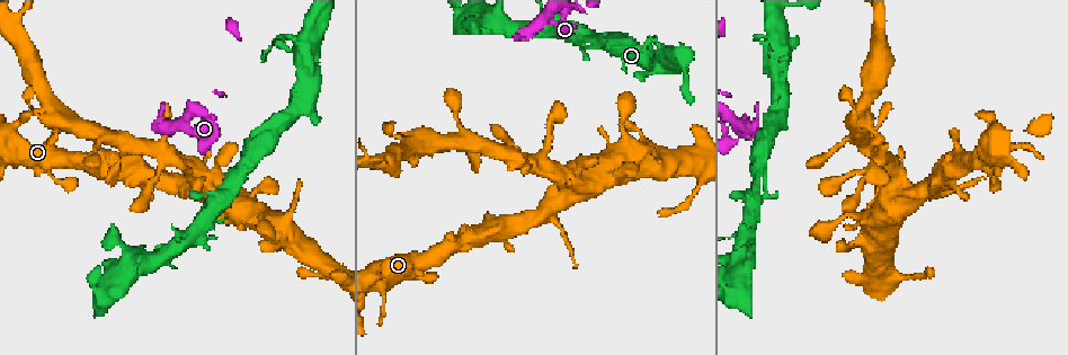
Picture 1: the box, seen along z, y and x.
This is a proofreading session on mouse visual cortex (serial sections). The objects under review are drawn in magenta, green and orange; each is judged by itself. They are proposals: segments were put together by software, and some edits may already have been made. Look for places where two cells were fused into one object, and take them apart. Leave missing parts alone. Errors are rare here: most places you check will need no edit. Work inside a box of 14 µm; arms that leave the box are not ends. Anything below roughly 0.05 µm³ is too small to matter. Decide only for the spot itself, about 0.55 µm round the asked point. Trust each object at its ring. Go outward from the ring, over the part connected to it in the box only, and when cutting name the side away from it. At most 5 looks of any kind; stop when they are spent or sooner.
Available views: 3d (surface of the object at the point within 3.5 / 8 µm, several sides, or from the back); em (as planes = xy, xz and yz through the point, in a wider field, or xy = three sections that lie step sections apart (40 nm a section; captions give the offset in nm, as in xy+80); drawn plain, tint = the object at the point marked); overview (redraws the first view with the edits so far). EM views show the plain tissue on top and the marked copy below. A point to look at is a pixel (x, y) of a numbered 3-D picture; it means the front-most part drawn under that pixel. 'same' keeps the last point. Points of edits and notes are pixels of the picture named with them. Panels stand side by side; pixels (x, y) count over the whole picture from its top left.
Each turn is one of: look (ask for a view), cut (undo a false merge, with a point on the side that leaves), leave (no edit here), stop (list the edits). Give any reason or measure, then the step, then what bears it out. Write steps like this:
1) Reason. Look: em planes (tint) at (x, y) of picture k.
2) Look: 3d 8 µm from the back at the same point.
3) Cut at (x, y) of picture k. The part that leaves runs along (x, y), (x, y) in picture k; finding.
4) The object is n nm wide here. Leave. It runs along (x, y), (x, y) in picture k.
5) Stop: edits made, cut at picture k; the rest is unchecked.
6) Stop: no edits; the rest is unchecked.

Sharp bend. Look: em xy step 3 (tint) at (214, 187) of picture 1.

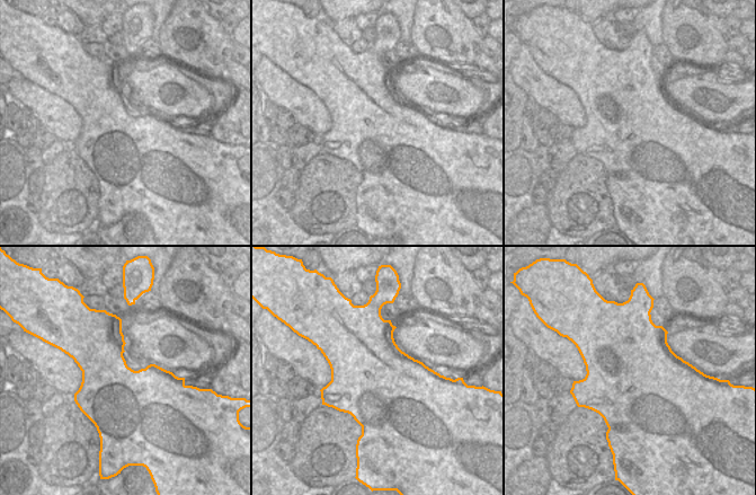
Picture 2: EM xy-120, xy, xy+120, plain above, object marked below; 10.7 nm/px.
Look: 3d 3.5 µm at the same point.

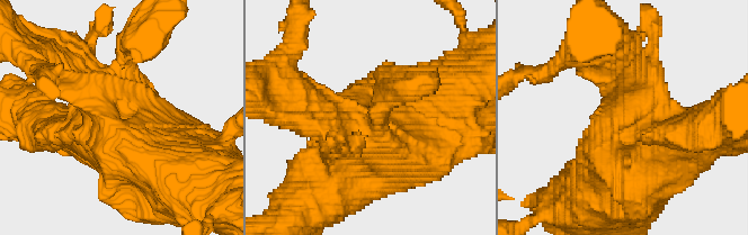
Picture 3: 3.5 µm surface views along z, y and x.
The object is 900 nm wide here. Leave. It runs along (309, 201), (423, 121) in picture 3; continuous, no second cell.

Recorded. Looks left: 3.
Abrupt turn. Look: 3d 3.5 µm at (747, 124) of picture 1.

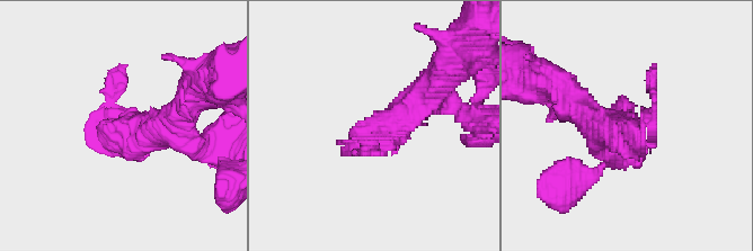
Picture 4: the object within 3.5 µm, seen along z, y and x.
Shape alone is not enough. Look: em xy step 3 (tint) at (627, 129) of picture 4.

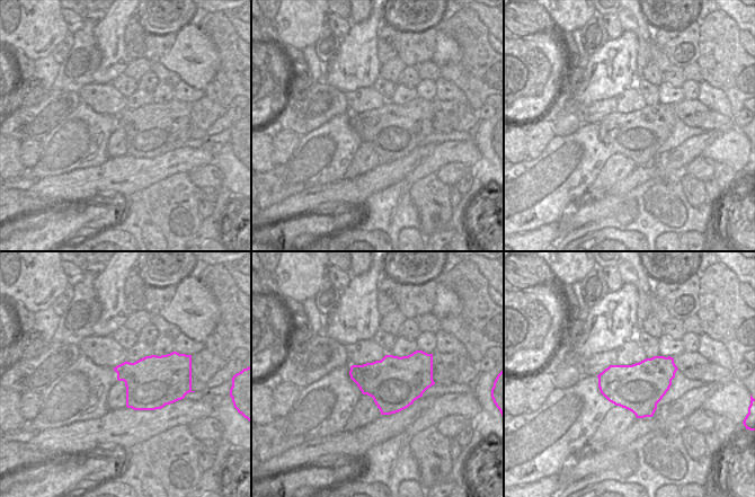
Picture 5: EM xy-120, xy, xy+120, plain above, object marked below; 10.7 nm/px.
Cut it another way. Look: em xy step 2 (tint) at the same point.

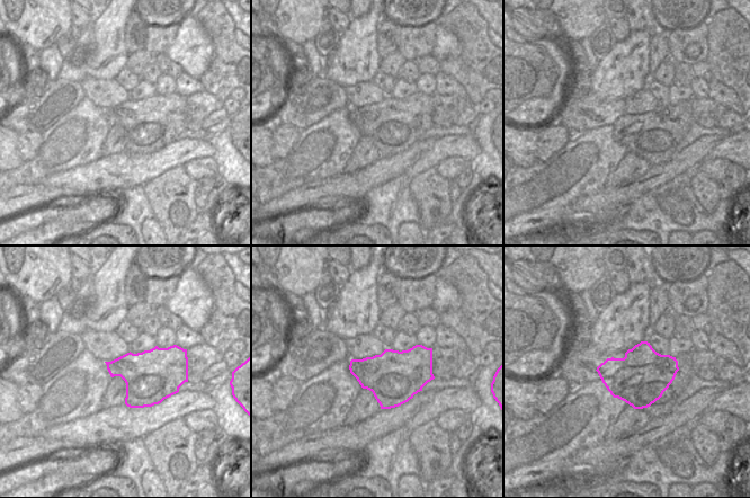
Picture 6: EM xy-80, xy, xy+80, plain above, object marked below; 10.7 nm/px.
Leave. Continuous, no second cell.

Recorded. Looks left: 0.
Stop: no edits; the rest is unchecked.

